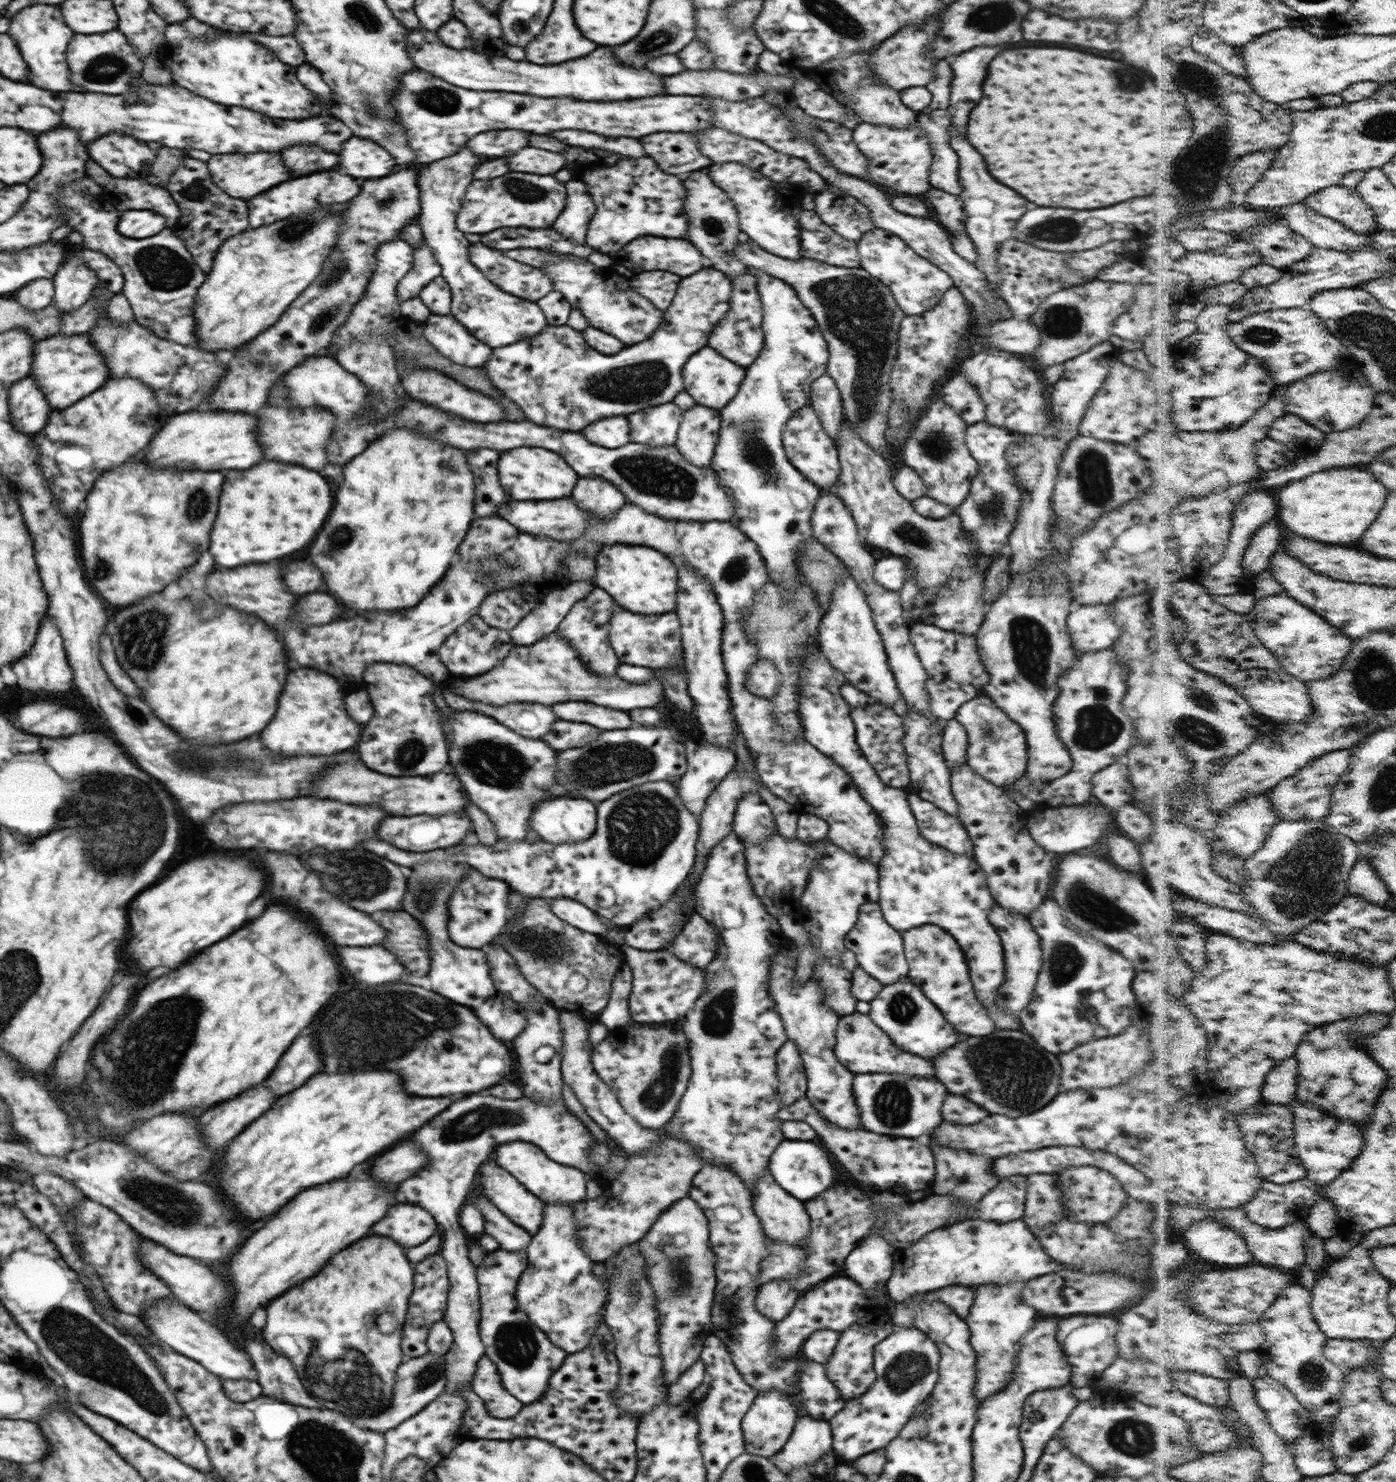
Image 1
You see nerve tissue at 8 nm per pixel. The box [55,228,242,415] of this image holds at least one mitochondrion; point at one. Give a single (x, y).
(164, 269)

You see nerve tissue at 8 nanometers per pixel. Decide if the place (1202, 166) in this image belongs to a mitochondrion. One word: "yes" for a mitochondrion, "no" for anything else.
yes

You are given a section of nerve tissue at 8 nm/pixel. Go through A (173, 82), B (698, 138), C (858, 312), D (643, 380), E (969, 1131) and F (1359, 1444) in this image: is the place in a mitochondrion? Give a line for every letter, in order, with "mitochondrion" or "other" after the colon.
A: other
B: other
C: mitochondrion
D: mitochondrion
E: other
F: mitochondrion

